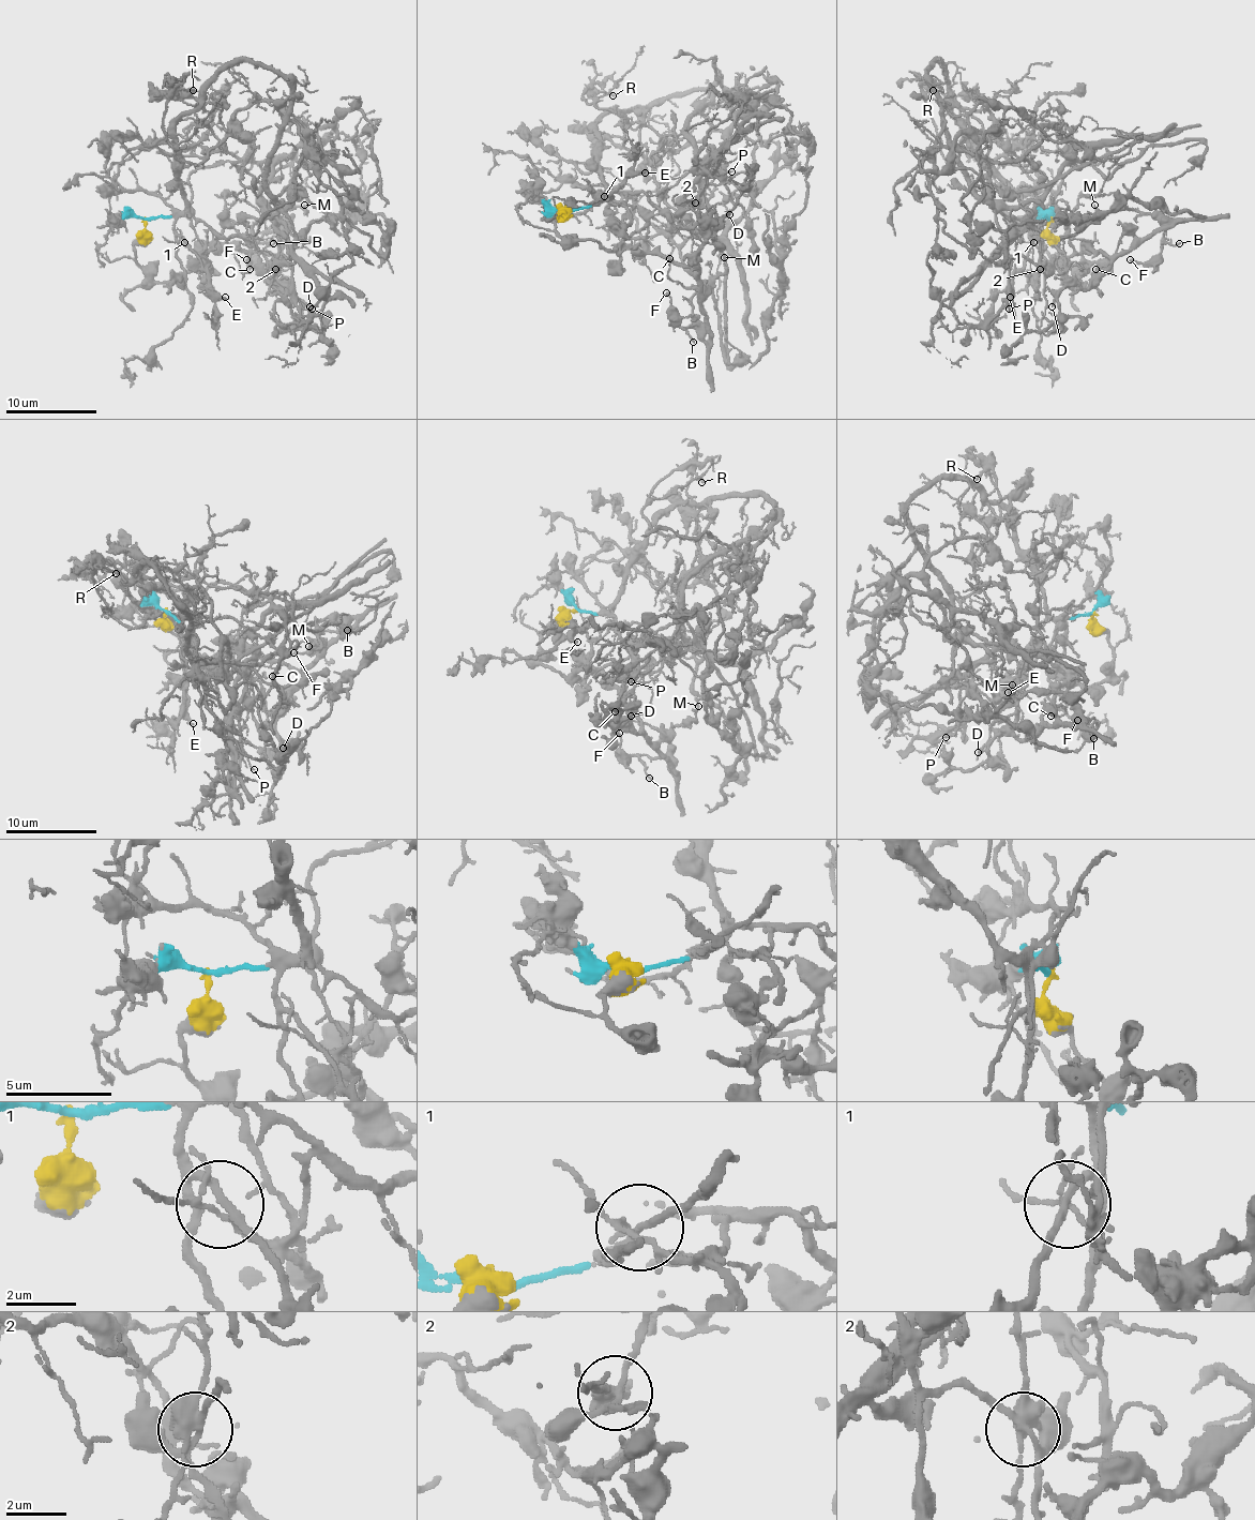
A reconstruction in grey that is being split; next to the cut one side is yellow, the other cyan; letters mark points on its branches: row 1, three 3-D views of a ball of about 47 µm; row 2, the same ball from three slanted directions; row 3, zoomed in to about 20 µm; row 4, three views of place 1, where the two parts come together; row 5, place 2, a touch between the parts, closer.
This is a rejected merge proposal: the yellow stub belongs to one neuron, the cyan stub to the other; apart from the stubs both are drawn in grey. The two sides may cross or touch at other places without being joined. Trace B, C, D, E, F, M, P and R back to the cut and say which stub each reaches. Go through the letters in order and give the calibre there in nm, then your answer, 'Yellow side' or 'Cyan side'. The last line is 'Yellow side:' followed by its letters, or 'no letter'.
B: Thickness 140 nm. Yellow side
C: Thickness 120 nm. Yellow side
D: Thickness 160 nm. Yellow side
E: Thickness 200 nm. Cyan side
F: Thickness 180 nm. Yellow side
M: Thickness 200 nm. Yellow side
P: Thickness 120 nm. Cyan side
R: Thickness 190 nm. Cyan side
Yellow side: B, C, D, F, M

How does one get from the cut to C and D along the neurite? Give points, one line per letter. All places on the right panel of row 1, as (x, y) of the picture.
C: (1048, 217), (1076, 282), (1088, 268), (1086, 245), (1108, 256), (1133, 236), (1124, 234), (1094, 270)
D: (1048, 217), (1048, 234), (1076, 282), (1088, 268), (1086, 245), (1110, 260), (1086, 288), (1064, 286), (1052, 306)

